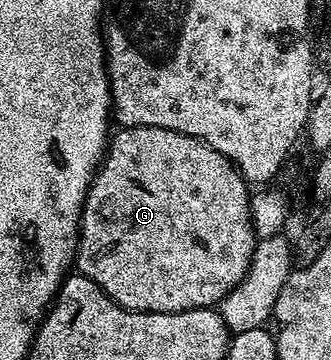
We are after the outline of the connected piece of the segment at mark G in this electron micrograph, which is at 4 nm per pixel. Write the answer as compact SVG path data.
M123 126L112 133L105 157L99 163L87 199L83 202L83 213L79 215L79 244L75 247L74 265L93 284L97 284L118 306L127 310L153 310L155 312L179 312L181 310L205 310L214 307L247 274L251 257L255 251L257 235L251 224L251 194L248 183L243 181L235 163L214 150L208 142L170 130L164 126Z

